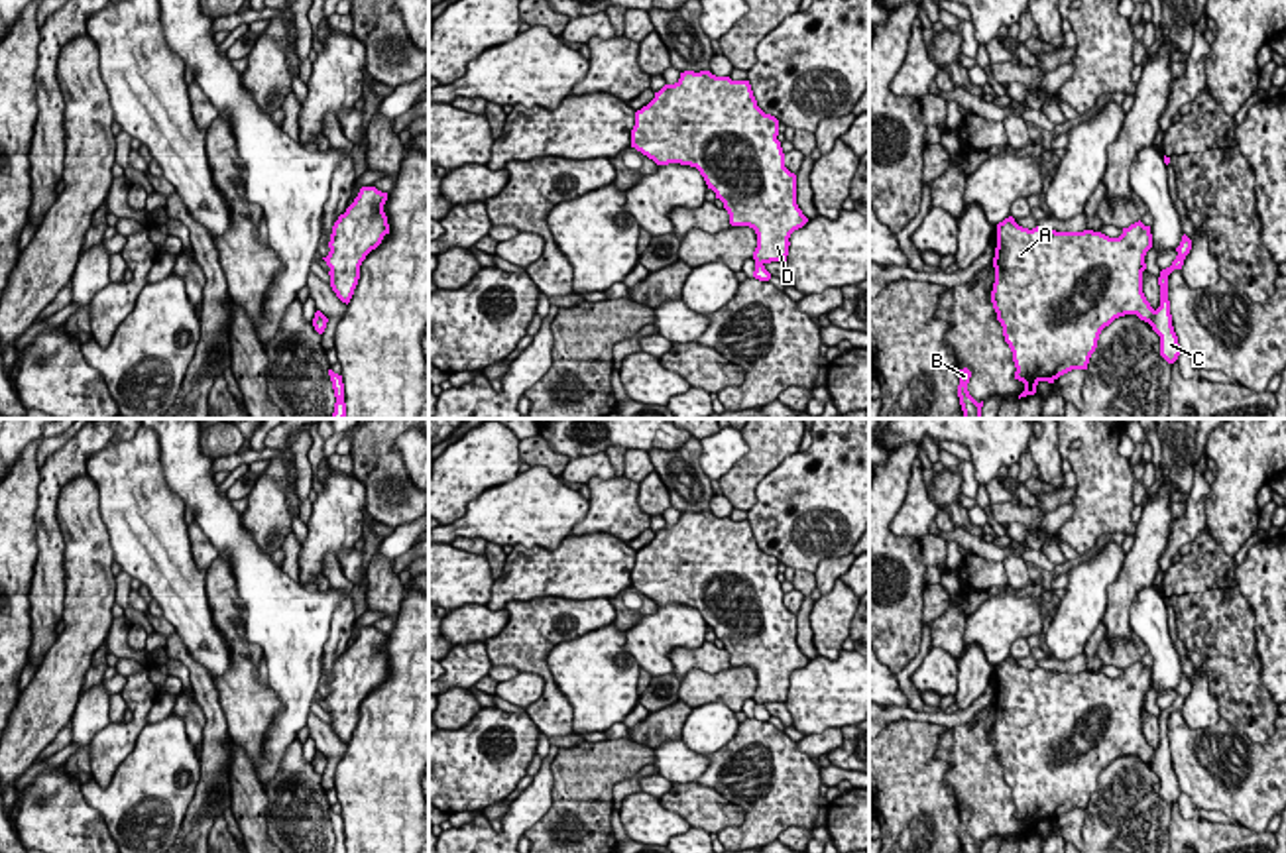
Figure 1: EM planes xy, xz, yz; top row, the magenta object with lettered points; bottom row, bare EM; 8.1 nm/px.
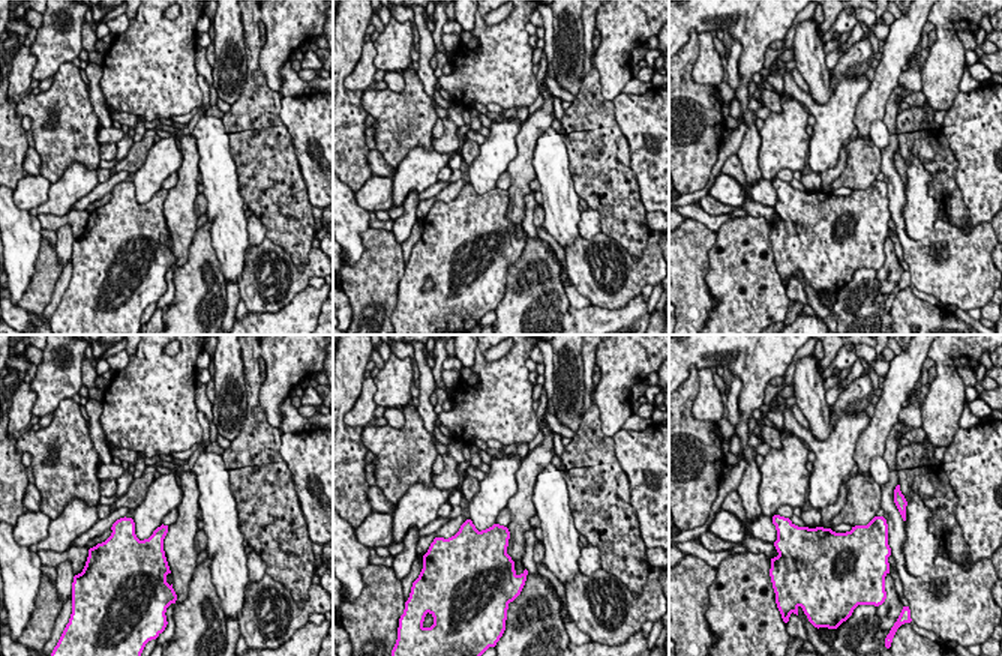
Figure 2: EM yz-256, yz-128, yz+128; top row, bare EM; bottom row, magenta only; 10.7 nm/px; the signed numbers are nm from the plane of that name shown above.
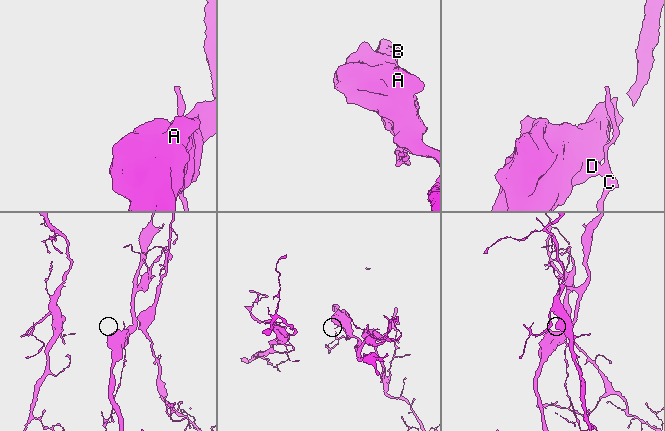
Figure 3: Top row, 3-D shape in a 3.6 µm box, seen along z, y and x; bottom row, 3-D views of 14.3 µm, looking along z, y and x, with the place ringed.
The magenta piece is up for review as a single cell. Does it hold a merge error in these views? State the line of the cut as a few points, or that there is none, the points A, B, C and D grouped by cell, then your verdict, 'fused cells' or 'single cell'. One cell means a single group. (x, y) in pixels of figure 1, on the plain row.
yz (1155, 751), (1151, 765) | A B D / C | fused cells

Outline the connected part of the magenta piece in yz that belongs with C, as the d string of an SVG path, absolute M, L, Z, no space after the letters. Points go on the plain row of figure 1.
M1184 674L1180 686L1176 688L1178 696L1170 708L1160 711L1158 725L1160 725L1160 747L1154 751L1152 770L1160 776L1160 796L1174 804L1180 796L1178 776L1172 767L1170 755L1170 741L1168 741L1168 715L1174 710L1182 710L1186 696L1192 690L1192 680Z

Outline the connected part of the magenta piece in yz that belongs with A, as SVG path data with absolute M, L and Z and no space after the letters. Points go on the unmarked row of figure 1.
M1013 656L997 664L997 688L993 698L995 723L991 743L997 761L1003 767L1005 782L1013 792L1015 820L1024 824L1019 835L1034 835L1040 822L1054 824L1060 816L1072 810L1087 810L1089 798L1097 788L1099 774L1115 759L1137 755L1152 765L1154 749L1142 733L1142 711L1146 710L1144 696L1152 688L1150 666L1140 660L1123 668L1119 678L1109 678L1101 672L1056 672L1046 668L1023 668Z

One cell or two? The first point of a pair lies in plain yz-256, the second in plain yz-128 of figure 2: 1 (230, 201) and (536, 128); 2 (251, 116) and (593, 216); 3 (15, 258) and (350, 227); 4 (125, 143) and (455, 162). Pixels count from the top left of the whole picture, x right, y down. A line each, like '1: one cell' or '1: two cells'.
1: two cells
2: two cells
3: one cell
4: one cell

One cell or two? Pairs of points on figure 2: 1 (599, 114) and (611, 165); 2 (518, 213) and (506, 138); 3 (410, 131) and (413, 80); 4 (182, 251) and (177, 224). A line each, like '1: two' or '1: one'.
1: one
2: two
3: one
4: one

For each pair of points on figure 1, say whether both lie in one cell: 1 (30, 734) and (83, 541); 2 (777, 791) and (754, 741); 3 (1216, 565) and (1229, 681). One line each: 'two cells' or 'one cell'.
1: one cell
2: one cell
3: one cell

